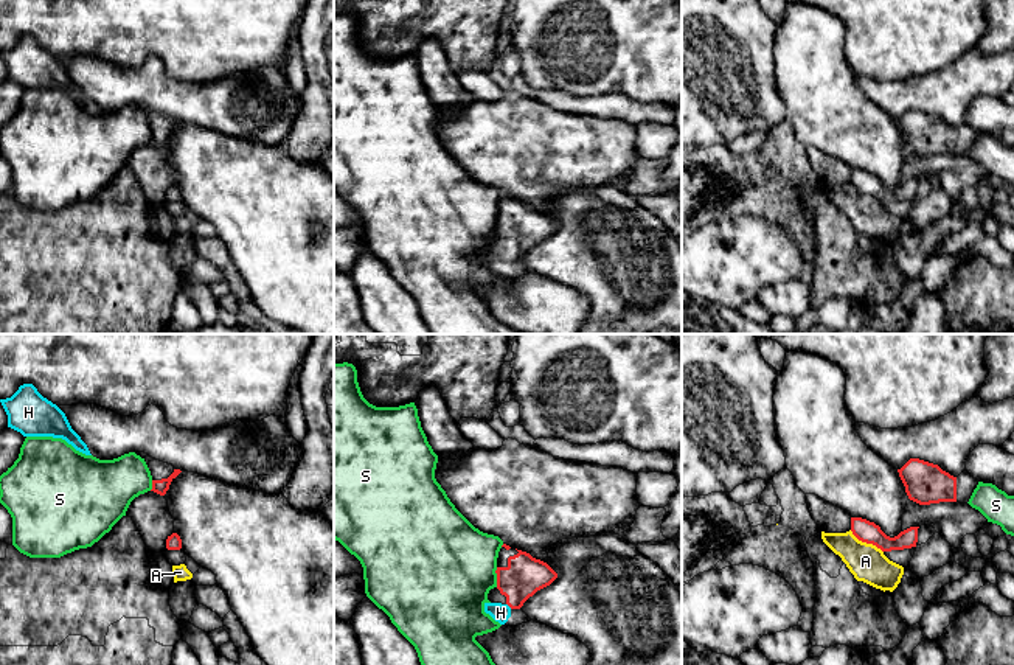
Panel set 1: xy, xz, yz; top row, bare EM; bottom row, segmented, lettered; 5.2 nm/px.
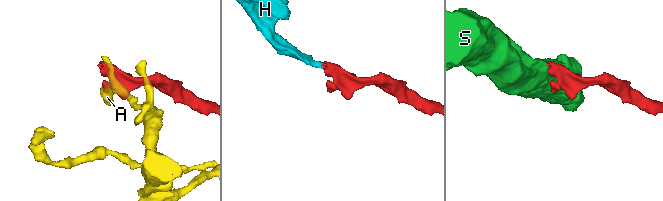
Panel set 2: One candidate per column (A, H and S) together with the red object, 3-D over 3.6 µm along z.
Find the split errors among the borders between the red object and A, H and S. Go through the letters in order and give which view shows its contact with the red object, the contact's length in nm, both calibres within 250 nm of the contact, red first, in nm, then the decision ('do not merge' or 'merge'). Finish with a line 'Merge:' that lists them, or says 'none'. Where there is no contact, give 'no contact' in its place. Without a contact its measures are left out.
A: yz | 200 nm | 110/190 nm | do not merge
H: xz | 40 nm | 200/100 nm | merge
S: xz | 100 nm | 200/460 nm | do not merge
Merge: H

